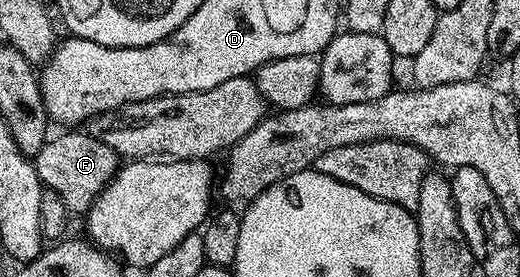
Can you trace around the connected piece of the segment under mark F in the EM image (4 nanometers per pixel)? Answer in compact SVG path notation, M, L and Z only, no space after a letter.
M83 130L65 131L68 131L65 135L53 134L45 139L42 149L34 157L36 172L47 190L62 197L69 212L86 213L94 200L100 196L105 185L120 170L122 160L114 153L114 149L110 149L110 145L102 145L102 141L90 137Z

